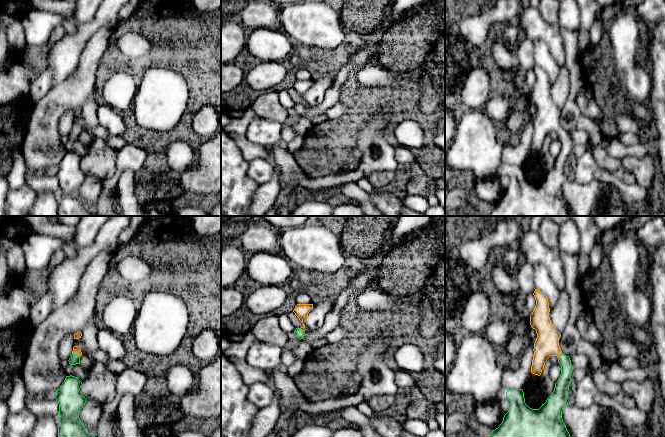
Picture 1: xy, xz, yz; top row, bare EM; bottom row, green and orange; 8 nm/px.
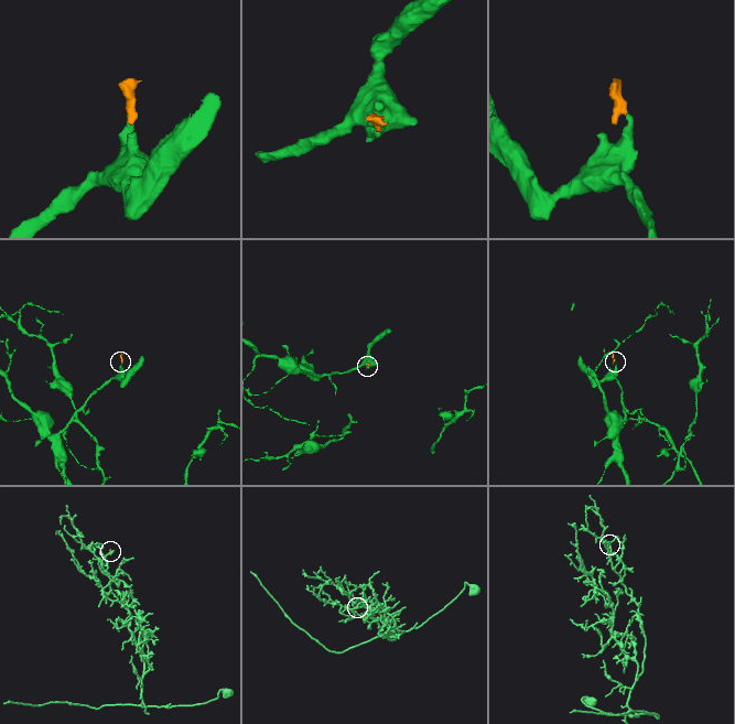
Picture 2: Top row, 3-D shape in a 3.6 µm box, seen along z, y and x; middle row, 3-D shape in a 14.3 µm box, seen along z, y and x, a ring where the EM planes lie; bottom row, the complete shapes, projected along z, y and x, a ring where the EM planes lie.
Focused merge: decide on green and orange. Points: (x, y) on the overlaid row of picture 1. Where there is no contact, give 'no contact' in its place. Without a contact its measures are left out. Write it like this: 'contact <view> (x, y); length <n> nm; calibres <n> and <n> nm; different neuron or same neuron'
contact xy (75, 354); length 70 nm; calibres 80 and 60 nm; same neuron

